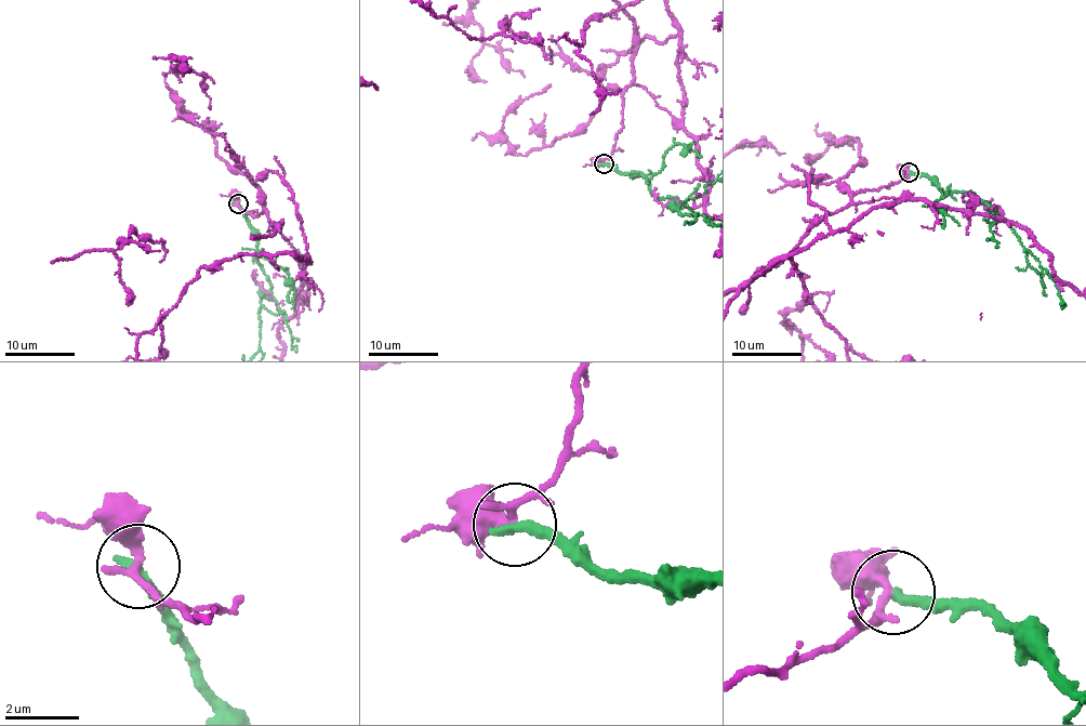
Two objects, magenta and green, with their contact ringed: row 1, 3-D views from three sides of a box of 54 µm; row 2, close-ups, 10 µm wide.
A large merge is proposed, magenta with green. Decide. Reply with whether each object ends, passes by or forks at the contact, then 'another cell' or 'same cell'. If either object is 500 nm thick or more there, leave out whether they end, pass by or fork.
magenta passes by | green ends | another cell

